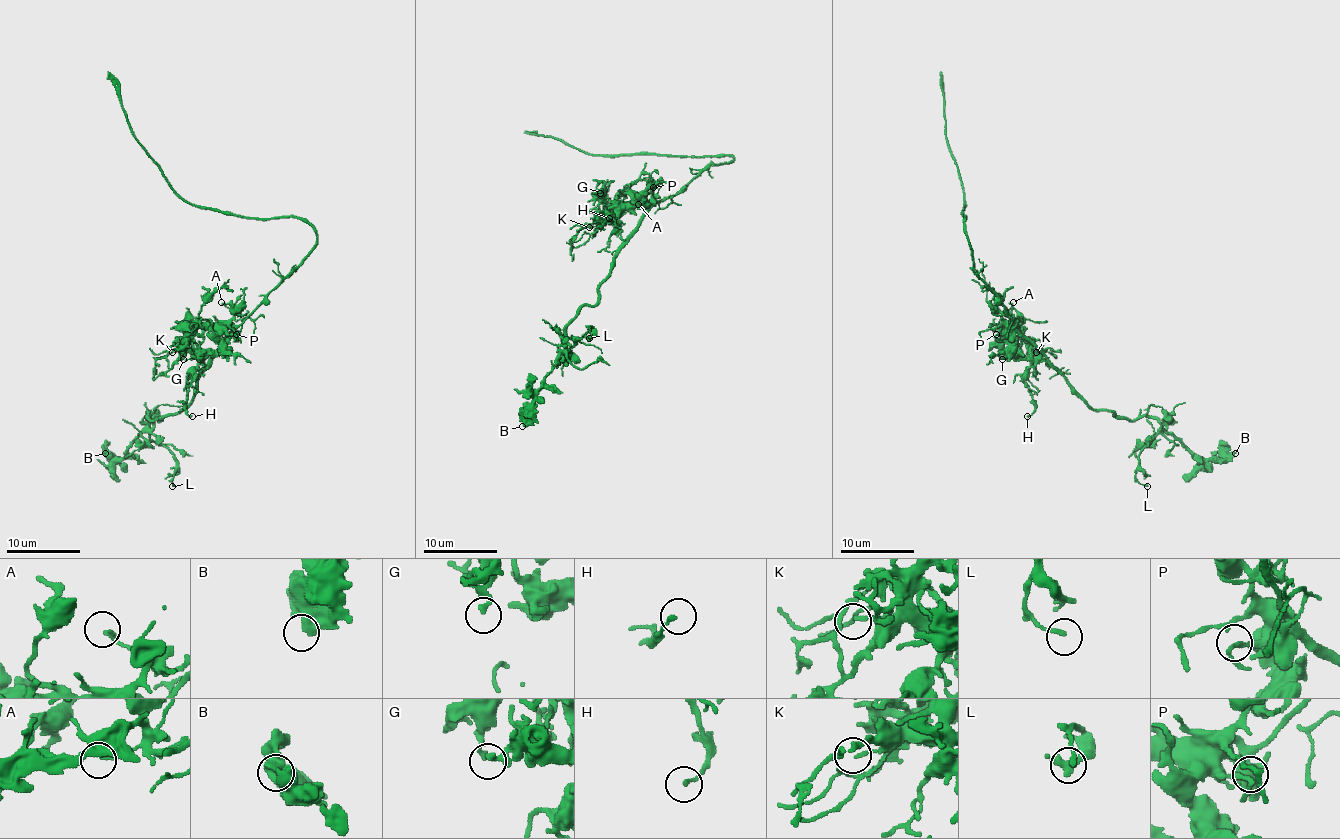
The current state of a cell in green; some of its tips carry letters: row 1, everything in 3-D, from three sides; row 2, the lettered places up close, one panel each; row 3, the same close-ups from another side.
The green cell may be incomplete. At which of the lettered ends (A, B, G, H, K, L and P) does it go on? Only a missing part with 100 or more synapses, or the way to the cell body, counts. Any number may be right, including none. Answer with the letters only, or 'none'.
none

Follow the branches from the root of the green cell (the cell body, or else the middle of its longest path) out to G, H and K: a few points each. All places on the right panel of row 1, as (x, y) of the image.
G: (991, 290), (1013, 324), (1000, 350), (1002, 359)
H: (991, 290), (1009, 321), (1048, 361), (1038, 361), (1027, 372), (1025, 387), (1035, 405), (1027, 416)
K: (991, 290), (1003, 306), (1011, 324), (1036, 352)

